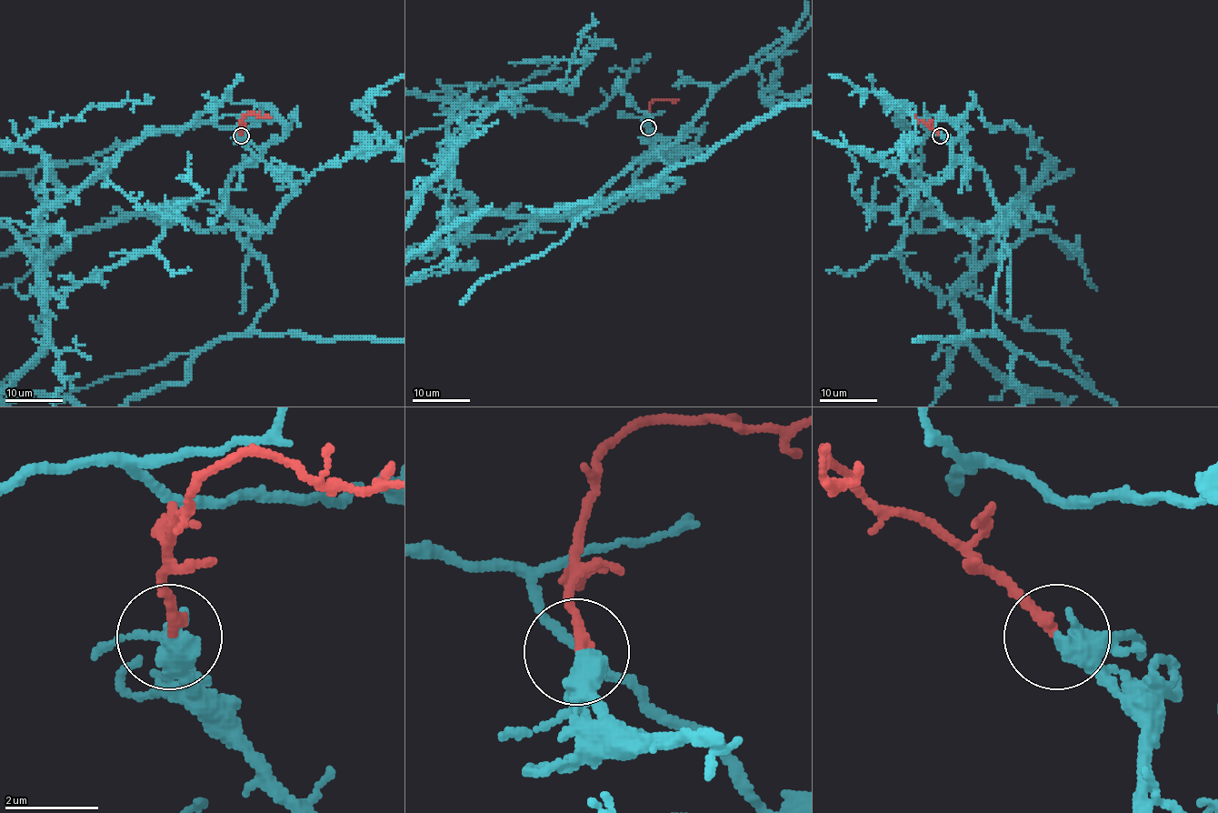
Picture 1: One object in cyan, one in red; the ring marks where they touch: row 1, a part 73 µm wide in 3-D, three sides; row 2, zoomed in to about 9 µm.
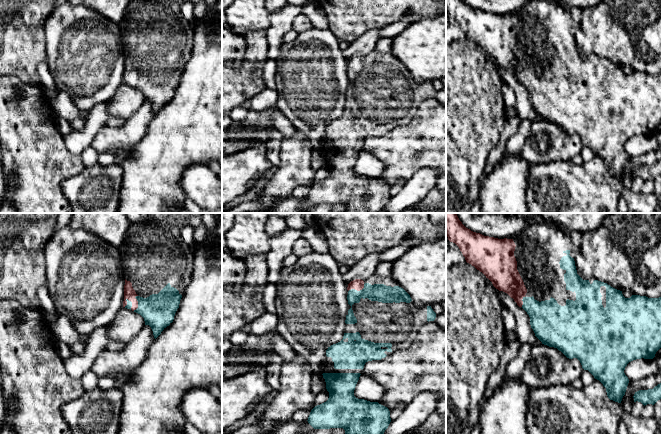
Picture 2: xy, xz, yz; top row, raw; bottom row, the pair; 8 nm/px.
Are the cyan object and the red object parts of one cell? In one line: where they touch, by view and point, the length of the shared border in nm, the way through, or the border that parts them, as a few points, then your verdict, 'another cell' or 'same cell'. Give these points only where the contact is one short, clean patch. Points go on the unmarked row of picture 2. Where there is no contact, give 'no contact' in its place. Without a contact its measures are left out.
meets cyan in xz at (356, 66); contact 150 nm long; runs through xz (378, 68), (356, 66), (357, 60); same cell

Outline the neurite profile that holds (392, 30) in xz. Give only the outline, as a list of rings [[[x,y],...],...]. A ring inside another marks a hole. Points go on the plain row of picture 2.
[[[405,15],[400,21],[385,26],[378,30],[379,38],[390,38],[401,33],[411,22],[417,20],[413,15]]]

